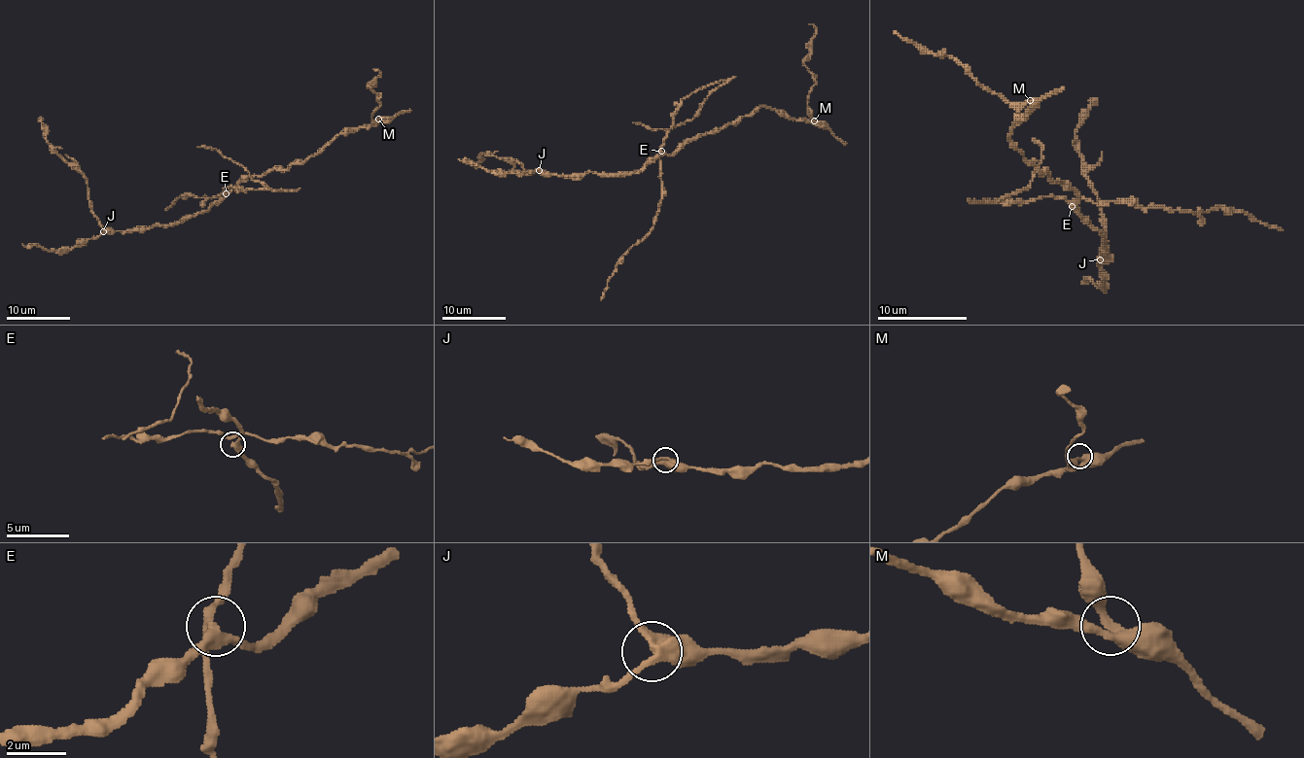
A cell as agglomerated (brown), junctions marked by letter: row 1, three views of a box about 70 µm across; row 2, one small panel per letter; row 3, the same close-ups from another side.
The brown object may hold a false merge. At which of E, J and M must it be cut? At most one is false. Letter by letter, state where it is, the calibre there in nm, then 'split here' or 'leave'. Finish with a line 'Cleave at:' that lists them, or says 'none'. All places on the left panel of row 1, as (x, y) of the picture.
E: at (226, 193); 320 nm thick; split here
J: at (103, 231); 400 nm thick; leave
M: at (378, 119); 320 nm thick; leave
Cleave at: E

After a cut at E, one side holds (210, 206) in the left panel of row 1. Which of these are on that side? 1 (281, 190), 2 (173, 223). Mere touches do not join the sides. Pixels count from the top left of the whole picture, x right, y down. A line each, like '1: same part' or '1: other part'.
1: other part
2: same part

